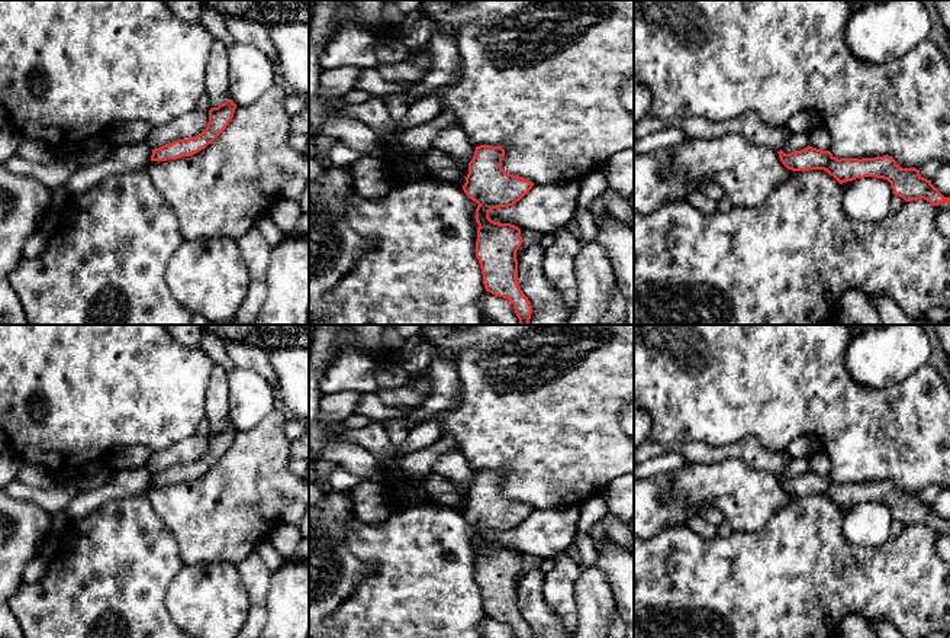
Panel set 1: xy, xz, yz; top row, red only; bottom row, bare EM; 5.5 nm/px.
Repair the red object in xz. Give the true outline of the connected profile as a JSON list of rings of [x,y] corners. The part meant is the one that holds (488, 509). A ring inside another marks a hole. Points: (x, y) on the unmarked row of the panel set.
[[[476,471],[468,487],[464,518],[476,526],[476,581],[483,597],[486,616],[508,624],[515,638],[532,638],[528,622],[518,608],[516,576],[522,570],[521,554],[489,542],[492,534],[509,532],[529,518],[534,508],[502,493],[502,471]]]

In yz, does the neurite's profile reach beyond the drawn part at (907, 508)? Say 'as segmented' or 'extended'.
as segmented

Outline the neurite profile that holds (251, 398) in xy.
[[[252,370],[228,371],[229,419],[236,431],[257,426],[277,405],[274,387]]]

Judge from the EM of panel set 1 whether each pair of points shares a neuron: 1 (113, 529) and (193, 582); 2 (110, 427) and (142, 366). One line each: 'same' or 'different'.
1: different
2: same

